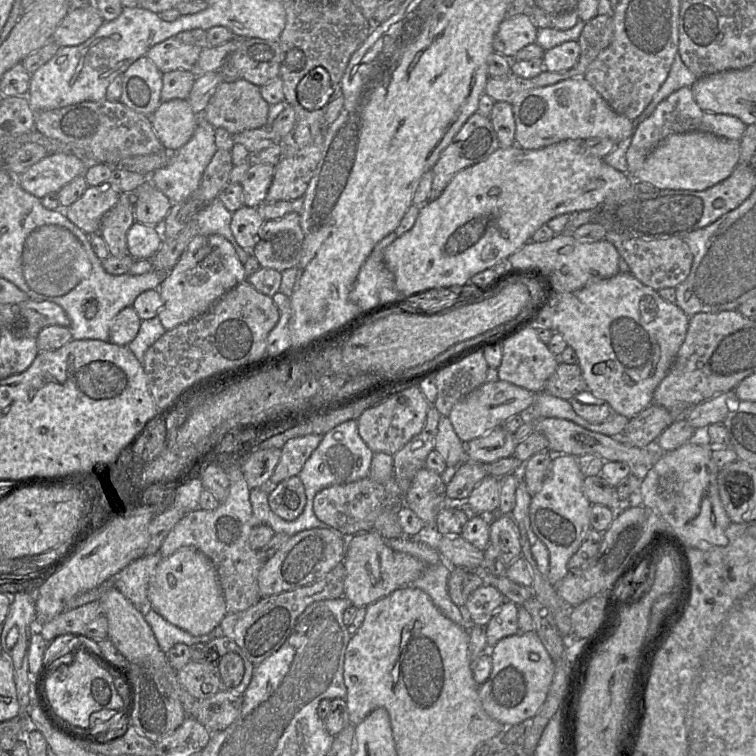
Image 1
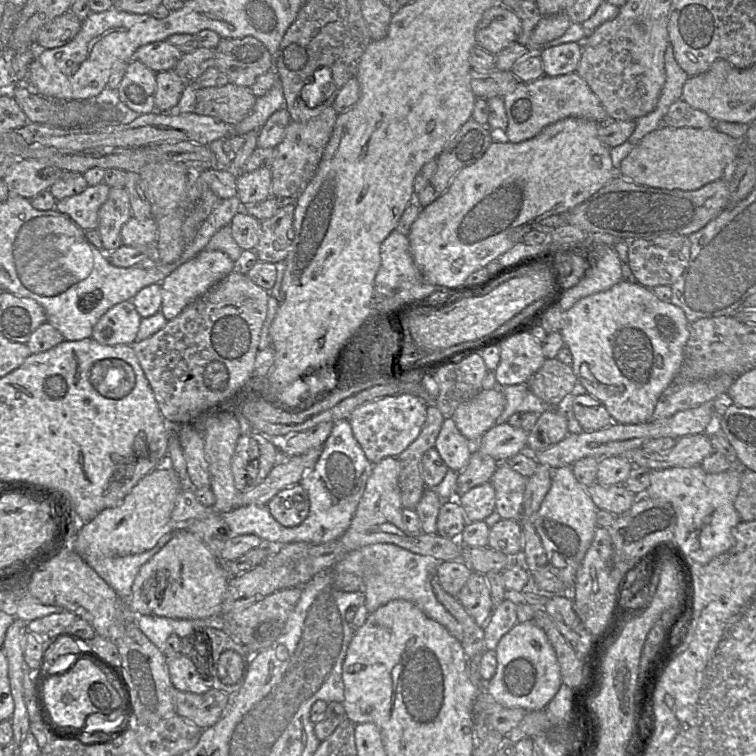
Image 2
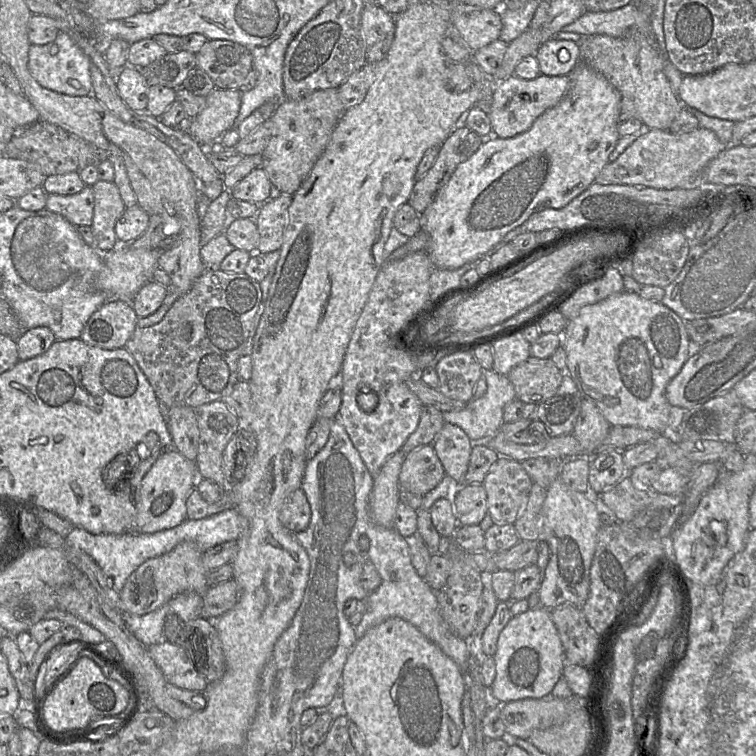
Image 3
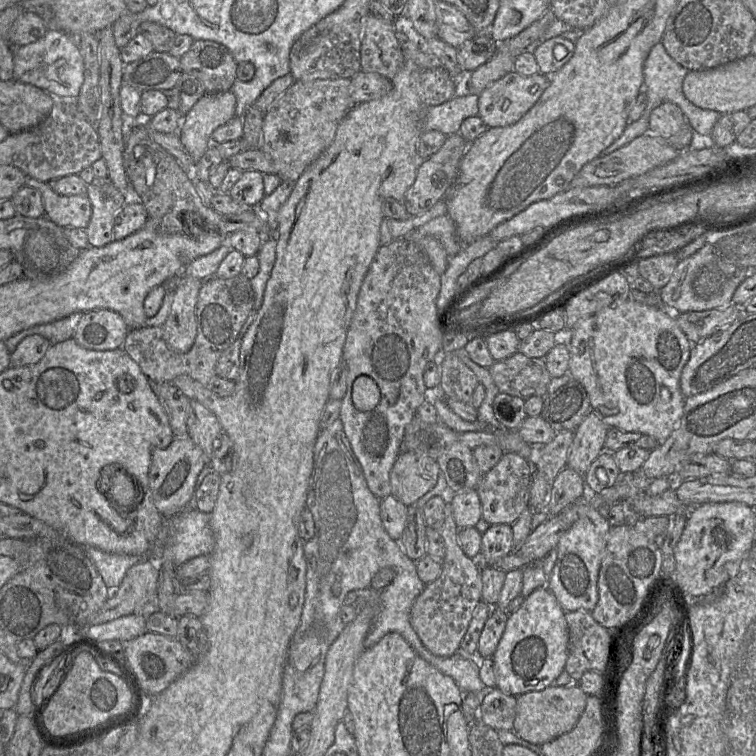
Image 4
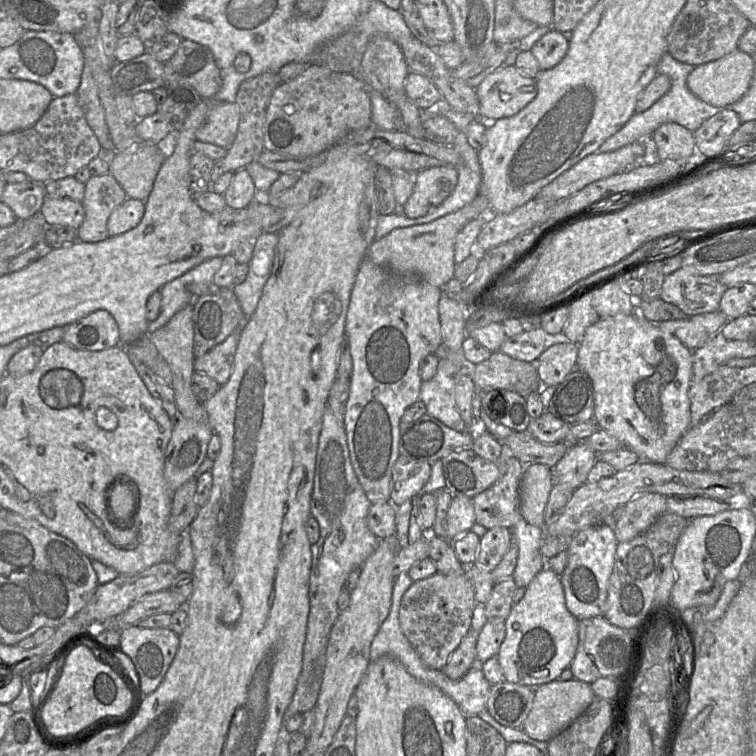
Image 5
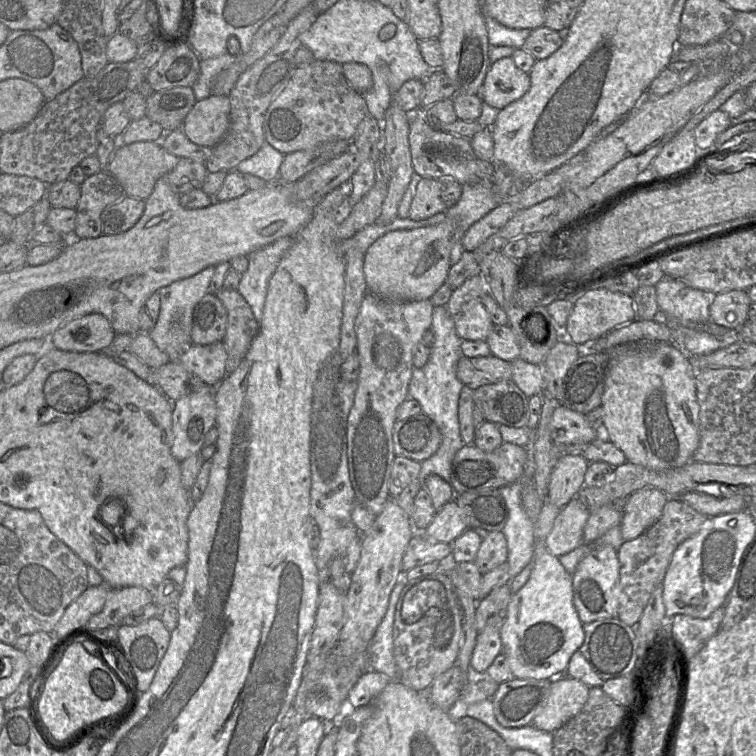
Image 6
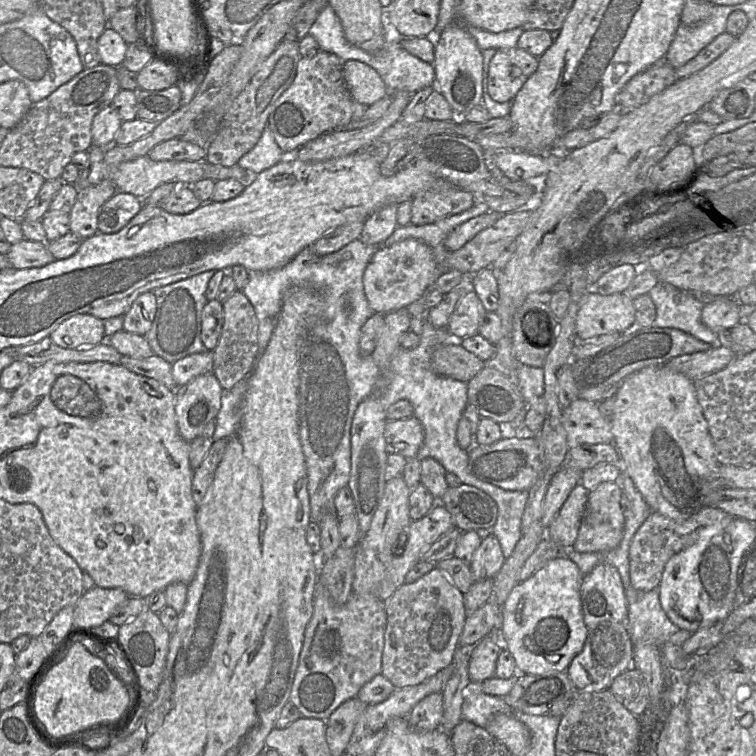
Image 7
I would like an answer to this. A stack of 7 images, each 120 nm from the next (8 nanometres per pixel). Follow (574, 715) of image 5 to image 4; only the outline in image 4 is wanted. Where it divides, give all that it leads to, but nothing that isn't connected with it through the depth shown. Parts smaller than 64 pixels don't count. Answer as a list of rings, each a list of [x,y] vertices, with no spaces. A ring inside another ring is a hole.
[[[578,683],[567,686],[550,685],[542,691],[521,694],[517,696],[516,716],[511,731],[536,745],[552,741],[573,729],[585,709],[587,697]]]

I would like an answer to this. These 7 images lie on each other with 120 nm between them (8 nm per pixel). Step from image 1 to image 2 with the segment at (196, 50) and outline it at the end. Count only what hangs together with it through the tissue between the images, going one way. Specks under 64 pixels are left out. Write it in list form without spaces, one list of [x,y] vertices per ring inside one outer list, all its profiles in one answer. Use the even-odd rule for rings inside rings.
[[[167,41],[152,42],[137,49],[132,60],[139,60],[156,74],[174,69],[183,53]]]

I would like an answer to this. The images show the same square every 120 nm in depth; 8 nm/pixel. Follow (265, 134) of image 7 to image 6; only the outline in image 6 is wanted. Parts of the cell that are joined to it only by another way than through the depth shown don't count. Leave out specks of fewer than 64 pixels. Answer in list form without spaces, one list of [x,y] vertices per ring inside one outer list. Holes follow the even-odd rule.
[[[265,140],[257,153],[238,165],[237,171],[270,182],[277,179],[284,157],[284,154]]]

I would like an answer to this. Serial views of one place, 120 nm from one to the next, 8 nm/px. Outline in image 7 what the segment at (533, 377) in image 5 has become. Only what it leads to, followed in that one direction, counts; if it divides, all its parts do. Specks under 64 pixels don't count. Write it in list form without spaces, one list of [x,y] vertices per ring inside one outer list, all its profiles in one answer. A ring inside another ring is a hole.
[[[456,339],[436,346],[431,354],[431,370],[438,376],[449,377],[455,380],[468,383],[476,374],[478,374],[487,363],[478,358],[475,354],[466,350],[461,342],[463,339]]]

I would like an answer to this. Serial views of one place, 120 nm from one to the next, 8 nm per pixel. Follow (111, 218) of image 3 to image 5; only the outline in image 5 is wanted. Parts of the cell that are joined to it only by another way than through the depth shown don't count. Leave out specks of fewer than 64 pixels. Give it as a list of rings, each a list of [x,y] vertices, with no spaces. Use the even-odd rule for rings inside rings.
[[[110,173],[91,176],[85,184],[85,196],[81,202],[85,211],[82,225],[77,229],[78,240],[96,243],[109,237],[108,219],[113,210],[128,196]]]

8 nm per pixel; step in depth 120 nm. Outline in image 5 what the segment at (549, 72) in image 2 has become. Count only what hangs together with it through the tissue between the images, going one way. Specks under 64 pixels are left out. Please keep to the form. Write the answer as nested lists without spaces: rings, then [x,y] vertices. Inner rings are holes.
[[[554,29],[542,36],[531,48],[532,54],[538,61],[539,69],[548,70],[556,66],[567,53],[569,41],[563,34]]]

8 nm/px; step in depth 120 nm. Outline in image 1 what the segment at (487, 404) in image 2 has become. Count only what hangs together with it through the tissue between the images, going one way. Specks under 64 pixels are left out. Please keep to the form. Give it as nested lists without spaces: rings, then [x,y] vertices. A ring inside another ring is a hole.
[[[497,380],[484,383],[451,409],[449,419],[463,443],[484,436],[493,429],[501,427],[516,414],[525,414],[534,401],[534,393],[507,381]]]

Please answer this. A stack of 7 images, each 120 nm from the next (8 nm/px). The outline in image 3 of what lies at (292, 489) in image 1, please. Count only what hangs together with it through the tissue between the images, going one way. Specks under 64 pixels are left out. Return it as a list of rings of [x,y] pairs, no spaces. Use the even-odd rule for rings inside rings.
[[[302,488],[291,493],[279,513],[281,523],[292,533],[305,530],[311,519],[311,507]]]

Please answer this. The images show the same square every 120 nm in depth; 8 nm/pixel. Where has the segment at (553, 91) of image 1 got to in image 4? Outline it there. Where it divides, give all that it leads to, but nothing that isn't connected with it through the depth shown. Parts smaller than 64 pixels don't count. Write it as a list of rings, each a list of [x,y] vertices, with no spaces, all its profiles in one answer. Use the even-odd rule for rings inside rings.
[[[513,70],[489,85],[478,95],[478,116],[487,128],[513,125],[534,106],[549,85],[549,75],[538,72],[531,76],[523,76]]]

